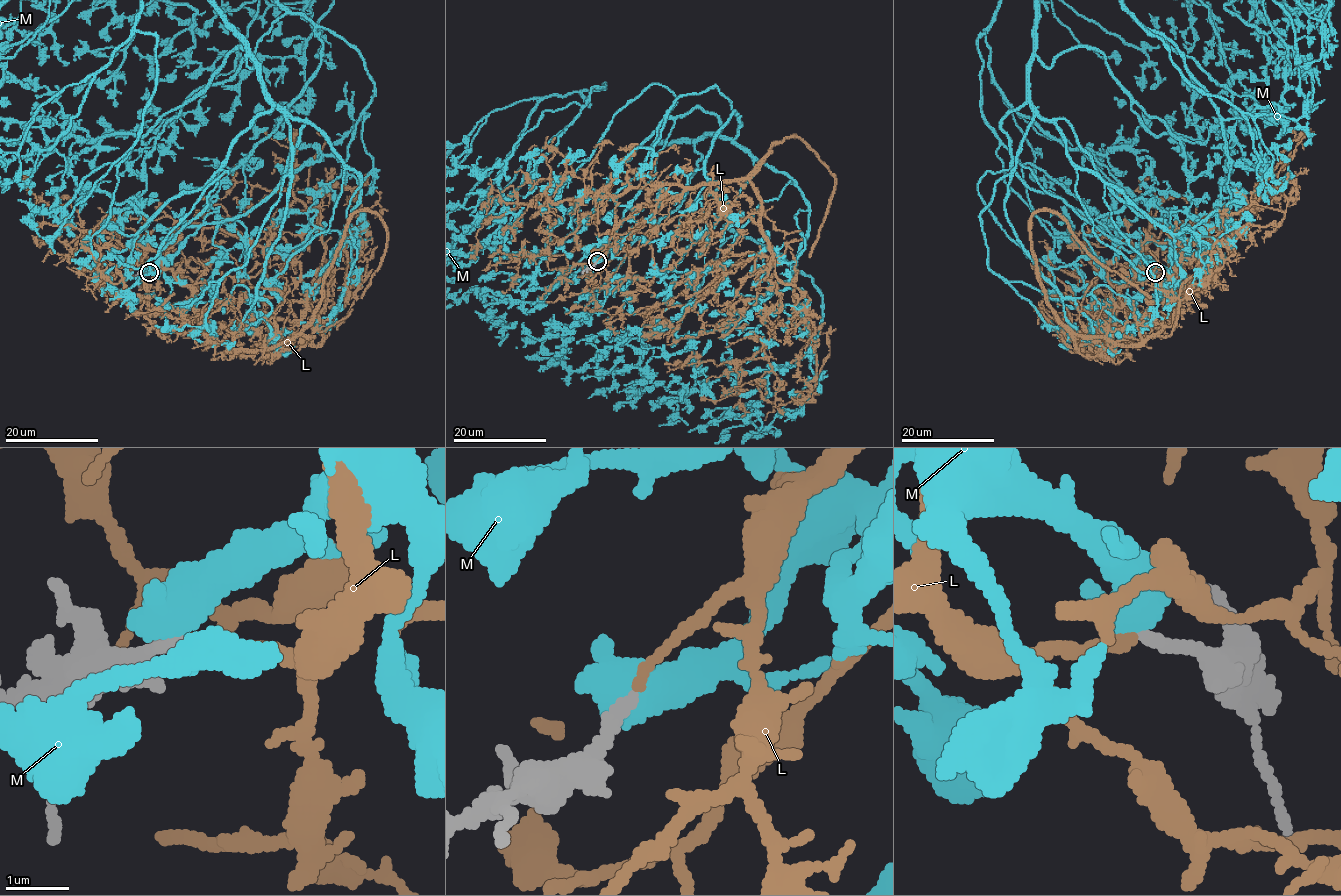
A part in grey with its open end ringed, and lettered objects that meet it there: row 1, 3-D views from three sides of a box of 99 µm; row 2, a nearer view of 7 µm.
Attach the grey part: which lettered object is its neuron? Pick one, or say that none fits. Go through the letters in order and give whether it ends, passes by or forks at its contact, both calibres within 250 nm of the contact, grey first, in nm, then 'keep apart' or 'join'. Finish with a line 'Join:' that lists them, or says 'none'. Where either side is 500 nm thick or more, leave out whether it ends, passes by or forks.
L: it passes by | 200/110 nm | join
M: 220/550 nm | keep apart
Join: L

